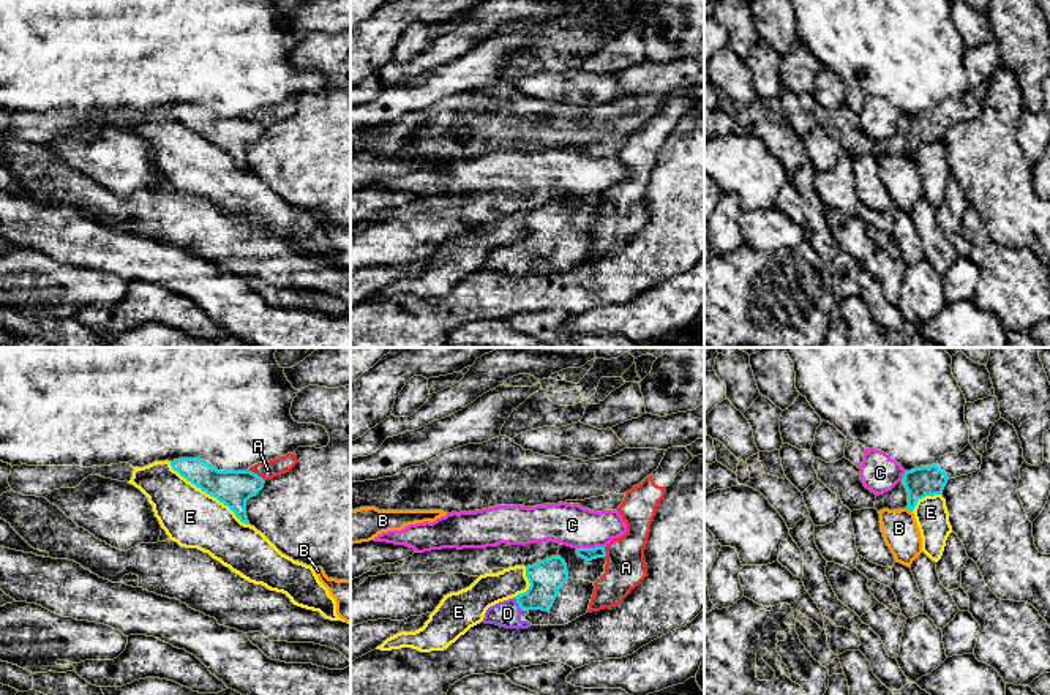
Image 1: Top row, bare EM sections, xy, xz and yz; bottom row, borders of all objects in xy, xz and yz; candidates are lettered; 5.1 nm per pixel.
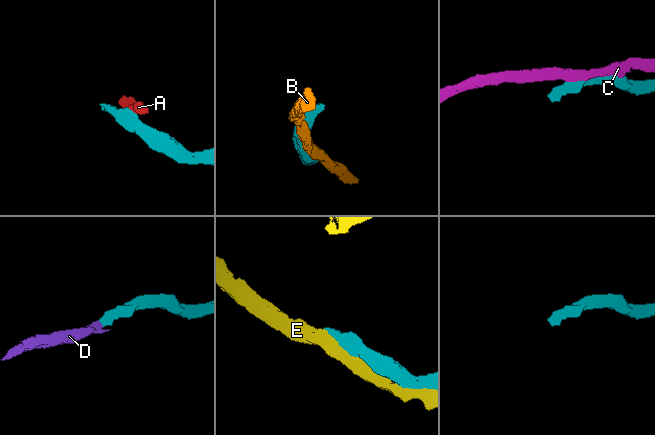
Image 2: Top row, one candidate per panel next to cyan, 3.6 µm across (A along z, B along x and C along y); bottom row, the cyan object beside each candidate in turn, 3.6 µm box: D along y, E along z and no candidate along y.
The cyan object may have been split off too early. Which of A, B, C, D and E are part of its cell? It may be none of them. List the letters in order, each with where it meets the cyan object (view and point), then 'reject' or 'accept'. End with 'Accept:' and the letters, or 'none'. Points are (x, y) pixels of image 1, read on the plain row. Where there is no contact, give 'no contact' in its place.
A: meets cyan in xy at (256, 120); reject
B: meets cyan in yz at (910, 157); reject
C: meets cyan in xz at (589, 195); reject
D: meets cyan in xz at (517, 248); accept
E: meets cyan in xy at (207, 139); reject
Accept: D

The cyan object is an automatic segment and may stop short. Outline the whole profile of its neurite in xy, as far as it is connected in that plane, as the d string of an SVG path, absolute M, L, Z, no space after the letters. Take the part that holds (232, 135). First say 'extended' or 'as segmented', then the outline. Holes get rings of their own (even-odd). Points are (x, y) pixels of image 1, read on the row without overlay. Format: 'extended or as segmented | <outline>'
as segmented | M178 104L171 107L171 112L188 128L227 152L242 169L249 171L246 147L264 134L262 123L251 117L218 117L201 104Z

